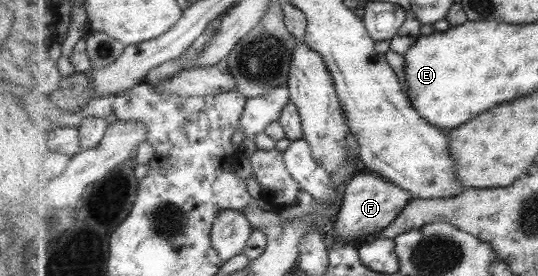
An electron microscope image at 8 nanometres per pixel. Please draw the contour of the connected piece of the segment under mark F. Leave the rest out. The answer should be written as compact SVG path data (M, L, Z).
M357 174L346 184L344 198L334 223L335 237L341 237L345 241L356 242L361 237L370 237L389 227L396 217L407 208L413 197L407 189L401 189L381 176L371 174Z

